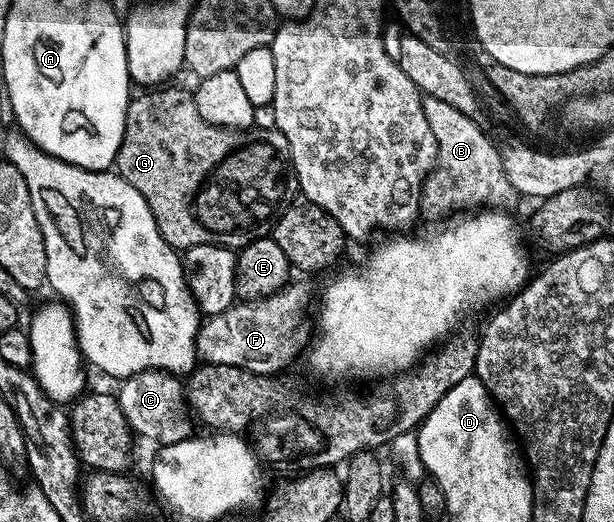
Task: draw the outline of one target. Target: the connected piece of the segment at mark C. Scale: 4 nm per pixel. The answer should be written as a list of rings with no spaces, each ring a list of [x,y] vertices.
[[[147,369],[123,378],[119,385],[116,398],[122,407],[122,415],[126,415],[126,423],[130,423],[137,438],[149,437],[152,441],[160,441],[161,446],[166,446],[187,441],[193,436],[193,422],[186,416],[186,409],[182,404],[186,389],[177,374],[165,373],[162,369]]]

